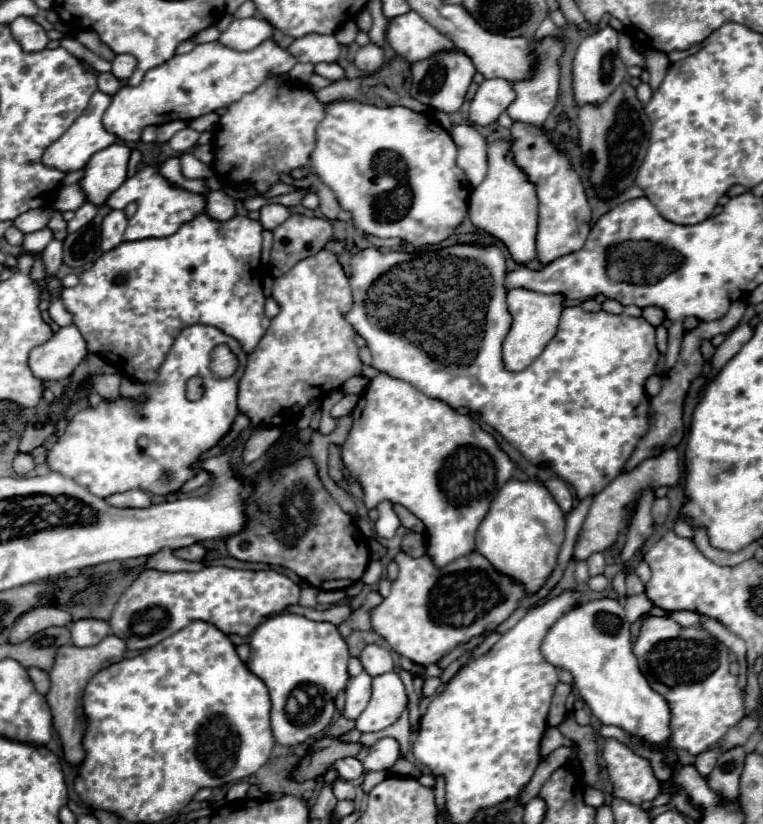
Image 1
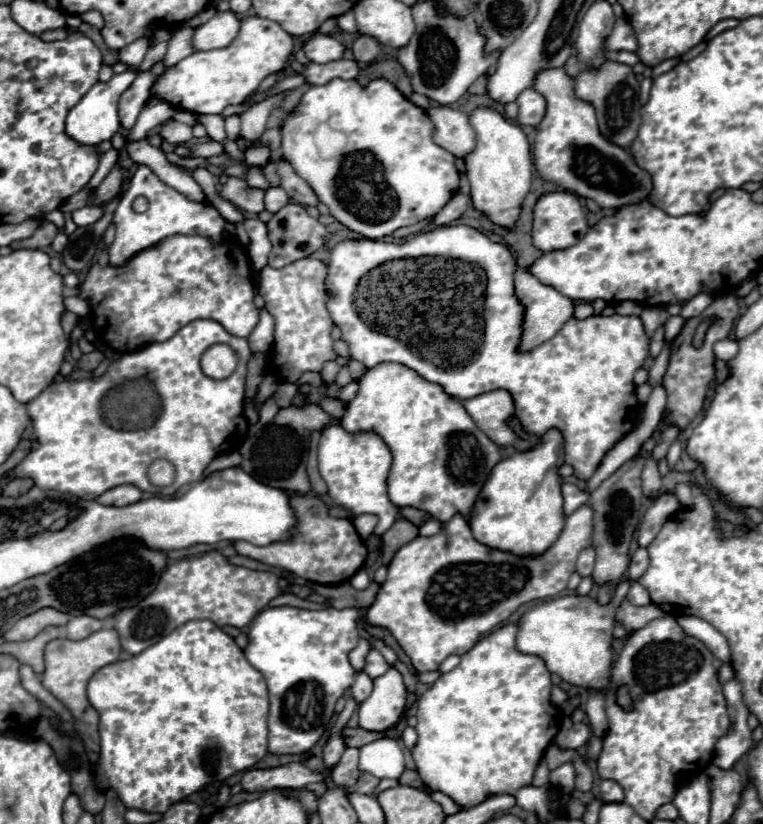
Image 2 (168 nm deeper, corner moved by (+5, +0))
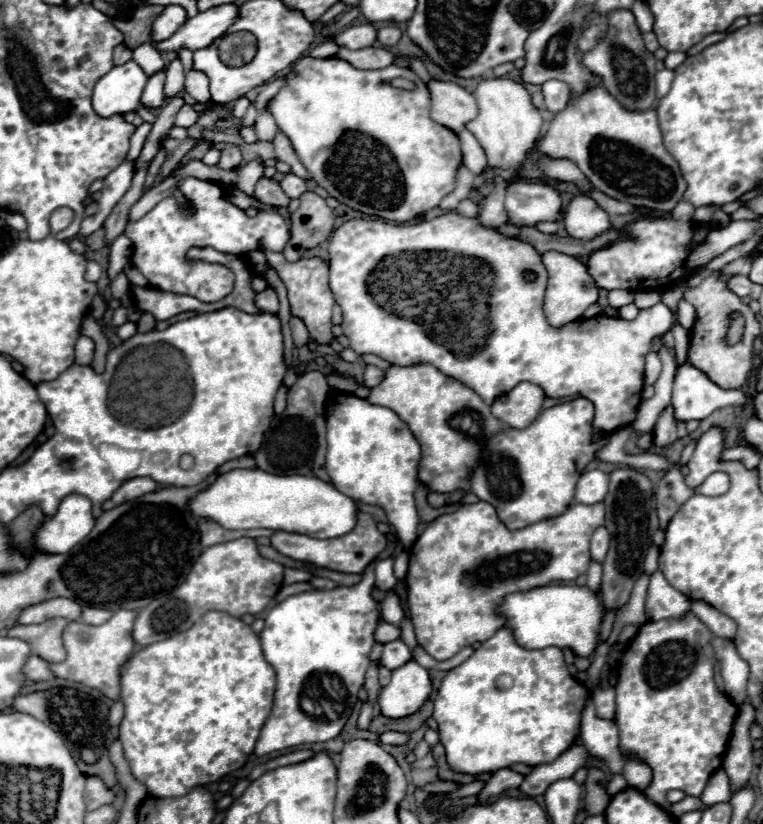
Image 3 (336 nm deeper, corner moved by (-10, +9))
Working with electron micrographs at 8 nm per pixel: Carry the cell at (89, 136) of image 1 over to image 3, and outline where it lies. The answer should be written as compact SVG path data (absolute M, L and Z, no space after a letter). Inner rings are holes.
M126 62L122 66L114 66L106 76L102 76L98 80L98 84L94 86L94 94L92 94L92 108L96 114L100 114L102 118L110 118L110 116L124 116L128 112L136 112L140 108L140 96L144 92L146 86L146 72L134 62Z

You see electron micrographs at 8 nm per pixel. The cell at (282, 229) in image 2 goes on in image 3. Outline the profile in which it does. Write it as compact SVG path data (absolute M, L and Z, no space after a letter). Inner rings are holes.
M316 192L300 196L300 208L290 216L290 242L284 248L288 262L296 262L306 250L326 242L336 228L334 212Z

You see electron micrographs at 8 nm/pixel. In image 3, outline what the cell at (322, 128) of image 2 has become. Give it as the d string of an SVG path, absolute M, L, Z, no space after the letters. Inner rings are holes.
M306 56L292 66L286 86L270 100L270 114L290 138L312 180L328 190L332 198L362 214L404 224L436 208L454 190L456 172L462 166L458 136L430 118L430 104L432 98L426 84L410 68L386 66L382 70L358 70L344 60L314 60ZM398 76L412 80L414 90L392 88L388 82Z

